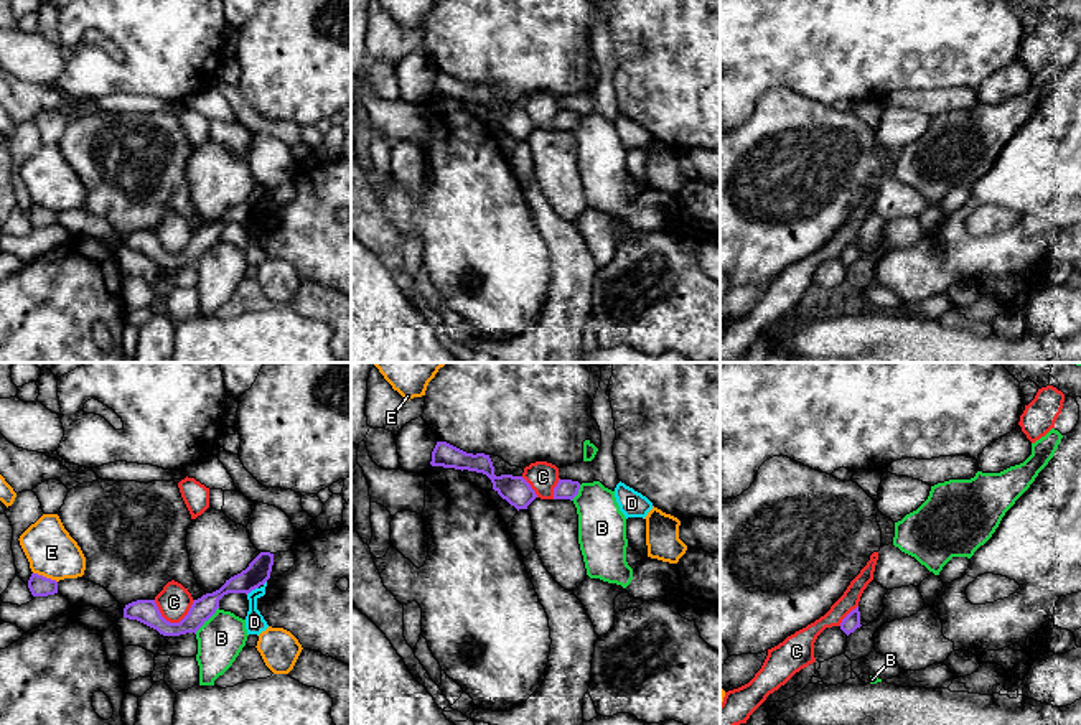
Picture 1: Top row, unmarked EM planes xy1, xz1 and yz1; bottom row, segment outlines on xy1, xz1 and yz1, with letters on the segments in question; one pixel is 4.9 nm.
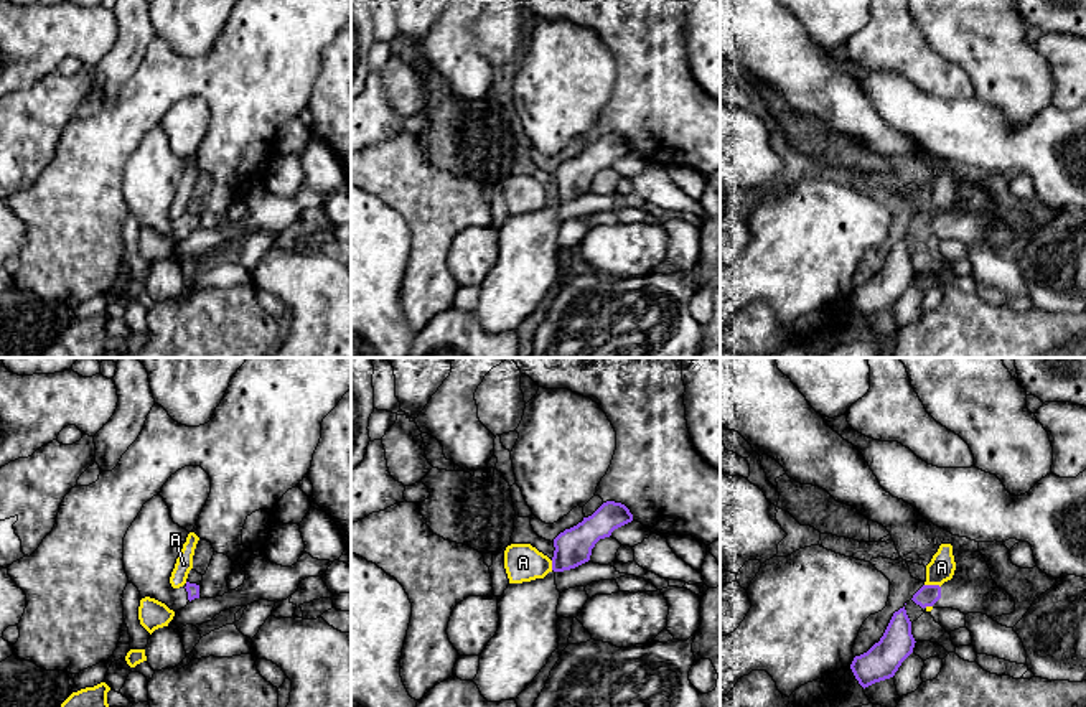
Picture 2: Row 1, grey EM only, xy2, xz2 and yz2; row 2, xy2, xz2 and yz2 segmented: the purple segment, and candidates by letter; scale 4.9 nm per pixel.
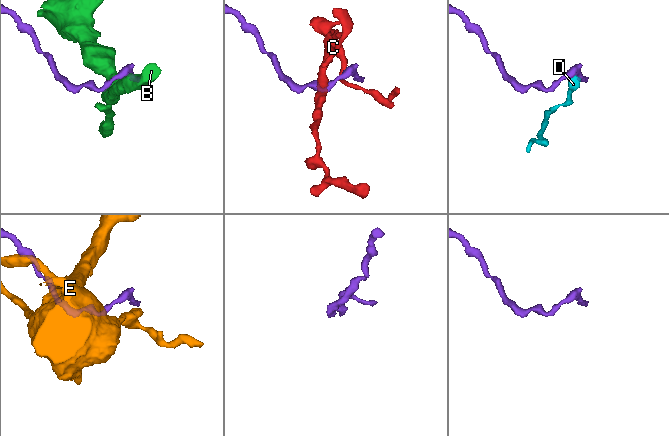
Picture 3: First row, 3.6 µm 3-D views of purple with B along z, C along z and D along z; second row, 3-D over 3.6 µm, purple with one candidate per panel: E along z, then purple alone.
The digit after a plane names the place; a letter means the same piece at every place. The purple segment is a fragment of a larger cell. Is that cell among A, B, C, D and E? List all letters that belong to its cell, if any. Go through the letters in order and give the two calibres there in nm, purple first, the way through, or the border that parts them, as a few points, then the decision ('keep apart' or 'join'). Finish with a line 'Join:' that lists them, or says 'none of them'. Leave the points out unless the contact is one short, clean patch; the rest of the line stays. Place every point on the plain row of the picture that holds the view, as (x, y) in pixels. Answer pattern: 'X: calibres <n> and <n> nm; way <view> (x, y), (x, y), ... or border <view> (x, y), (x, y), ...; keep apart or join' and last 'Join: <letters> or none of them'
A: calibres 100 and 130 nm; keep apart
B: calibres 110 and 220 nm; border xy1 (218, 238), (195, 264); keep apart
C: calibres 120 and 160 nm; border xy1 (195, 231), (178, 252), (168, 252), (154, 233); keep apart
D: calibres 120 and 100 nm; border xy1 (257, 218), (246, 224); keep apart
E: calibres 100 and 240 nm; keep apart
Join: none of them

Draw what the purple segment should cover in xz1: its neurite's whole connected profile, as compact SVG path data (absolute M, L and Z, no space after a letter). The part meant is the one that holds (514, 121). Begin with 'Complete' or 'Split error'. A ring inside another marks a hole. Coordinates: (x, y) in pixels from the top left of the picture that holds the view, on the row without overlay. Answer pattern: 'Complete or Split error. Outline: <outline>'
Complete. Outline: M437 72L432 82L432 97L468 101L486 105L493 120L506 130L511 137L519 140L527 140L527 137L537 129L536 122L522 107L512 105L494 105L494 97L489 86L484 84L466 84L447 72Z

